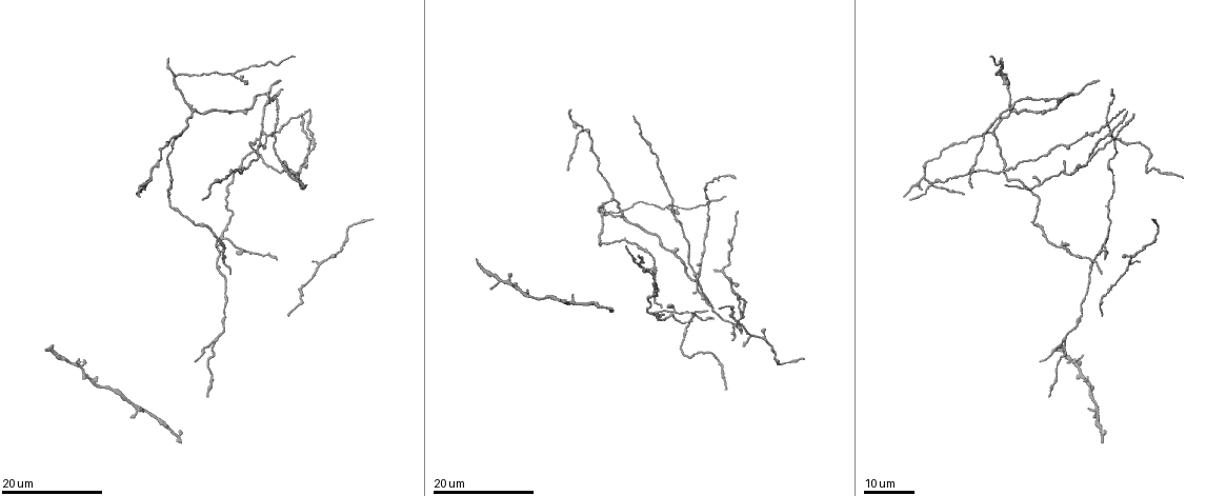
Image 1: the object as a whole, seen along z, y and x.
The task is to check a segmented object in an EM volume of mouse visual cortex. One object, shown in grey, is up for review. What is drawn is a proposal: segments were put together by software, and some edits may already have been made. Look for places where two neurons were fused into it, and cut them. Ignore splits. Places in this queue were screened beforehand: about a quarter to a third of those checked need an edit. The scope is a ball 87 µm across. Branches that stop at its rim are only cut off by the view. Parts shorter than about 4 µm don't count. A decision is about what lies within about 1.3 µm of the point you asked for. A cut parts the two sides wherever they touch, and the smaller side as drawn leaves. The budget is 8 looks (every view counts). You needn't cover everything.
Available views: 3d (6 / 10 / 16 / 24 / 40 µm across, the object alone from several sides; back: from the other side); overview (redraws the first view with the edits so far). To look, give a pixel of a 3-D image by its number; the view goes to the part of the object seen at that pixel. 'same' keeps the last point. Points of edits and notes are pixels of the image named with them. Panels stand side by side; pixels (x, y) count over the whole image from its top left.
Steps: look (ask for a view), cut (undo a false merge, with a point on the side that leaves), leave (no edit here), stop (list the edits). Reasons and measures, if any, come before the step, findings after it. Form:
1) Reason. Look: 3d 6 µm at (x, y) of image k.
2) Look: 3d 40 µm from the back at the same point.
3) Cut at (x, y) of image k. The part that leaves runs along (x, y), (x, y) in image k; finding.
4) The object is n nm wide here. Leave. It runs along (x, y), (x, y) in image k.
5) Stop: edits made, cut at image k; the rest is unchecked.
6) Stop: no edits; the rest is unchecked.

Three-way junction. Look: 3d 24 µm at (1074, 92) of image 1.

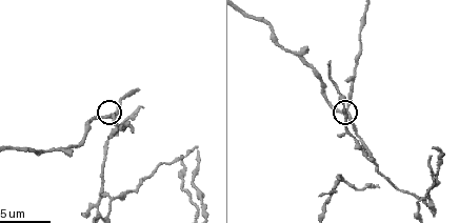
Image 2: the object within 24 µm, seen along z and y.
Closer look. Look: 3d 6 µm at (110, 116) of image 2.

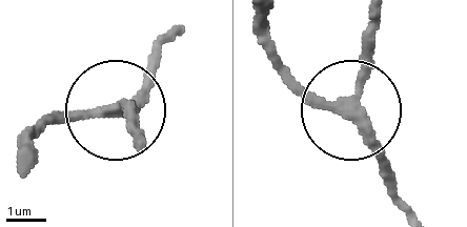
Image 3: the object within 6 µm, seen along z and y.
Leave. It runs along (256, 15), (276, 55), (349, 115), (403, 202) in image 3; one neuron here.

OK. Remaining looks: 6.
Three-way junction. Look: 3d 6 µm at (365, 151) of image 2.

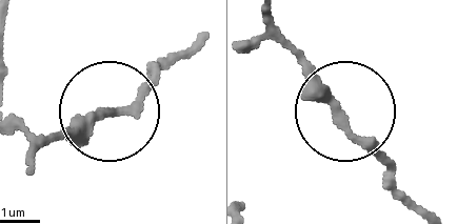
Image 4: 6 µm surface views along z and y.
The object is 240 nm wide here. Leave. One neuron here.

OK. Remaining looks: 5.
Three-way junction. Look: 3d 24 µm at (649, 300) of image 1.

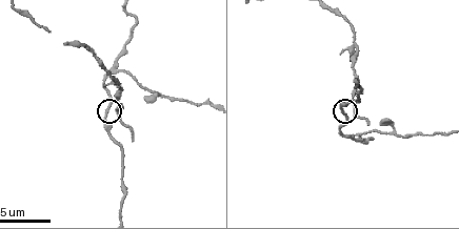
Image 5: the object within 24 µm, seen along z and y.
Look: 3d 6 µm at (105, 112) of image 5.

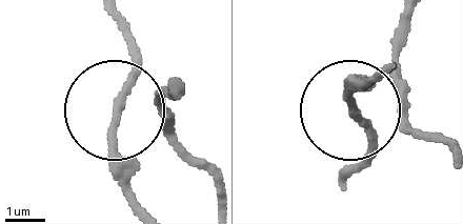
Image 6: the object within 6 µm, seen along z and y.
The object is 140 nm wide here. Leave. Continuous, no second neuron.

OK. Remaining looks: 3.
Look: 3d 16 µm at (1112, 287) of image 1.

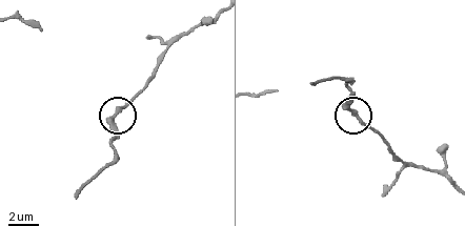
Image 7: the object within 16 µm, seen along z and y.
Look: 3d 6 µm at (120, 111) of image 7.

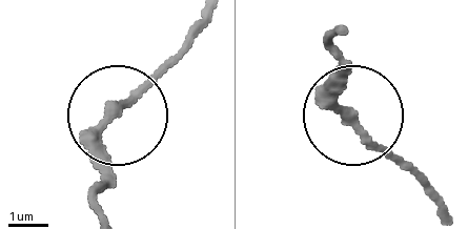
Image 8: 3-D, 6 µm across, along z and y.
The object is 240 nm wide here. Leave. One neuron here.

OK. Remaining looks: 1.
Stop: no edits; the rest is unchecked.

